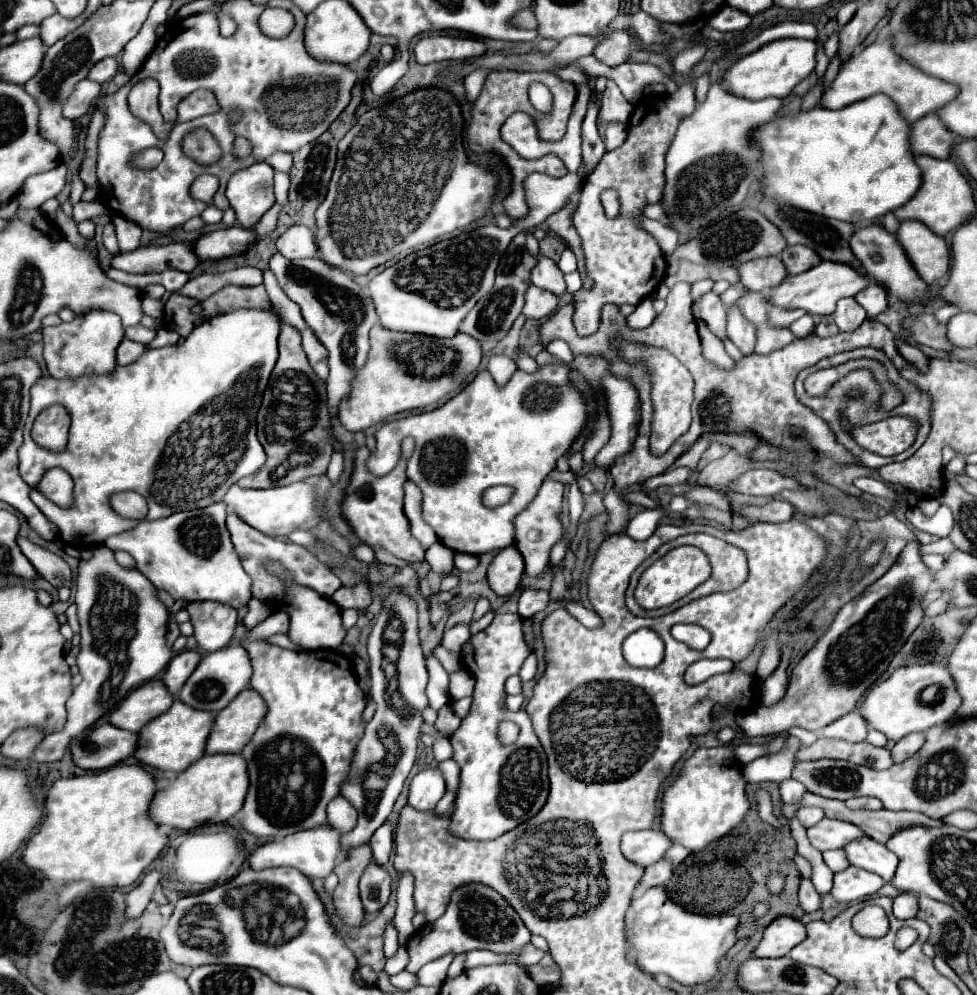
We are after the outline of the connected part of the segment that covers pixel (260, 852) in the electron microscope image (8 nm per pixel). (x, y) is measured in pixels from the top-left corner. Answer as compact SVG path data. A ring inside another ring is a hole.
M325 822L317 828L295 832L295 834L289 834L285 838L275 838L273 842L267 842L267 844L255 848L253 854L249 856L249 866L253 870L291 866L291 868L297 868L299 872L303 872L309 878L327 878L333 872L335 862L341 854L339 848L337 848L337 840L339 840L339 832L333 830L333 826L329 826Z

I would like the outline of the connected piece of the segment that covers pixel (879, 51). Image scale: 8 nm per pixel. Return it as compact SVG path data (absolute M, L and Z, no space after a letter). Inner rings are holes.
M885 38L881 42L869 44L867 48L863 48L859 54L853 54L843 66L841 72L837 74L837 78L831 82L831 86L825 90L823 98L821 98L821 106L829 108L829 110L837 110L843 108L847 104L853 104L857 100L865 100L873 94L887 94L899 108L899 114L913 124L915 120L919 120L925 114L935 112L937 108L945 106L947 102L951 102L957 94L957 86L949 84L949 82L941 82L937 78L927 76L925 72L921 72L919 68L907 64L905 60L901 60L891 46L891 40Z

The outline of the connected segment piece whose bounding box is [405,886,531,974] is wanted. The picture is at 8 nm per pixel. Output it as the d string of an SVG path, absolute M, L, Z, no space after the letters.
M485 886L461 888L453 892L449 906L439 920L429 922L423 928L415 930L415 934L407 944L411 962L407 964L405 970L415 974L421 966L445 954L463 954L471 950L489 950L495 954L517 954L523 946L529 944L529 938L531 938L529 930L525 928L517 912L509 908L503 896L493 894L491 888Z

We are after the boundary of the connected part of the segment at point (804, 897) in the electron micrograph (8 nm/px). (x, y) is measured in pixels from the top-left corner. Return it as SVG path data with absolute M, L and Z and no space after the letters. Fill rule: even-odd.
M803 878L801 880L801 886L799 886L799 902L803 906L805 912L815 912L819 910L819 904L821 904L821 896L815 892L813 884L809 878Z

